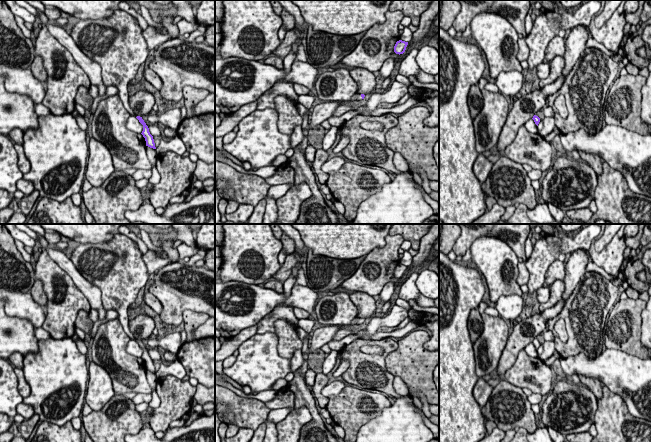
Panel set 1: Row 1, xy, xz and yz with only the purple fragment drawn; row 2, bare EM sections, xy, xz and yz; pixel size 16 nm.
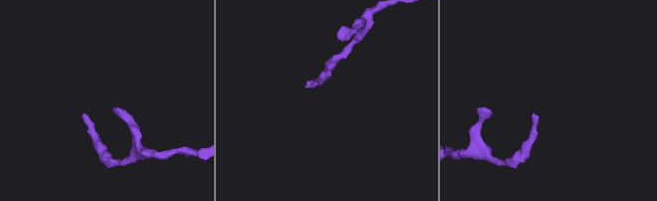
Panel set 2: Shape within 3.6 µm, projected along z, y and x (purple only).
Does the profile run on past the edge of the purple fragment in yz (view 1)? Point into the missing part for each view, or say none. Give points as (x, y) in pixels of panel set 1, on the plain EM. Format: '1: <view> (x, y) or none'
1: none

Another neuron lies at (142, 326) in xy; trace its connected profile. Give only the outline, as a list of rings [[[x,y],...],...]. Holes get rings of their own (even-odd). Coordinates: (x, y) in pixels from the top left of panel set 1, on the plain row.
[[[144,313],[139,314],[134,319],[129,321],[130,332],[134,335],[136,340],[142,341],[143,339],[148,339],[154,328],[154,320]]]

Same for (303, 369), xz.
[[[306,333],[306,338],[305,341],[303,342],[303,346],[302,346],[302,356],[304,359],[303,364],[301,365],[301,367],[298,369],[298,371],[300,372],[300,374],[302,375],[302,377],[305,380],[305,374],[308,370],[308,366],[307,366],[307,360],[308,360],[308,355],[307,355],[307,350],[308,350],[308,343],[310,342],[310,336],[309,333]]]

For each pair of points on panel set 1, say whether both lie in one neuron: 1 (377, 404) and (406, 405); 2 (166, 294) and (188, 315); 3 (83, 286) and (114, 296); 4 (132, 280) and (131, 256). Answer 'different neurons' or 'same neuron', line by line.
1: different neurons
2: different neurons
3: different neurons
4: same neuron

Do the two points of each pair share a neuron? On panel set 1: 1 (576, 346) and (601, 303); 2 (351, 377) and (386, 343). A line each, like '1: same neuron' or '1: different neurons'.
1: same neuron
2: same neuron

